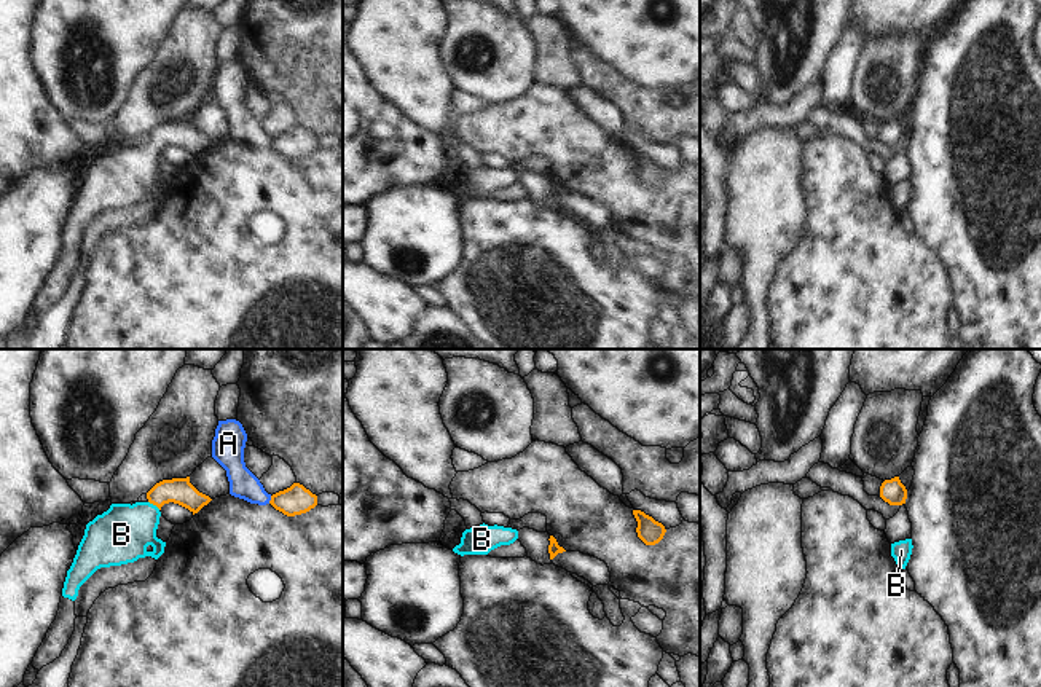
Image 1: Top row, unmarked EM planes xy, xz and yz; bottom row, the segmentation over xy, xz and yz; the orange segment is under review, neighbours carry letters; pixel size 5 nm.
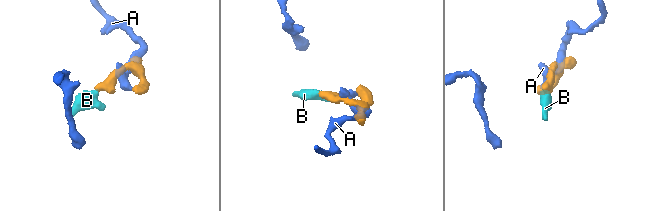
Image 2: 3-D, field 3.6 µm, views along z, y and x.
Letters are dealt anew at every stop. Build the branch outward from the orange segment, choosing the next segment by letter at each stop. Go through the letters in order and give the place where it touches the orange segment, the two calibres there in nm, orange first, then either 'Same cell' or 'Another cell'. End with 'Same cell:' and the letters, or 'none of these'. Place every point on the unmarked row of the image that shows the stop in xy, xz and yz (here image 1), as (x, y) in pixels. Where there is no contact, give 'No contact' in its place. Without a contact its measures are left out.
A: Touches orange at xy (271, 142). Thickness 150 nm (orange) against 140 nm. Another cell
B: Touches orange at xy (155, 147). Thickness 130 nm (orange) against 280 nm. Same cell
Same cell: B.

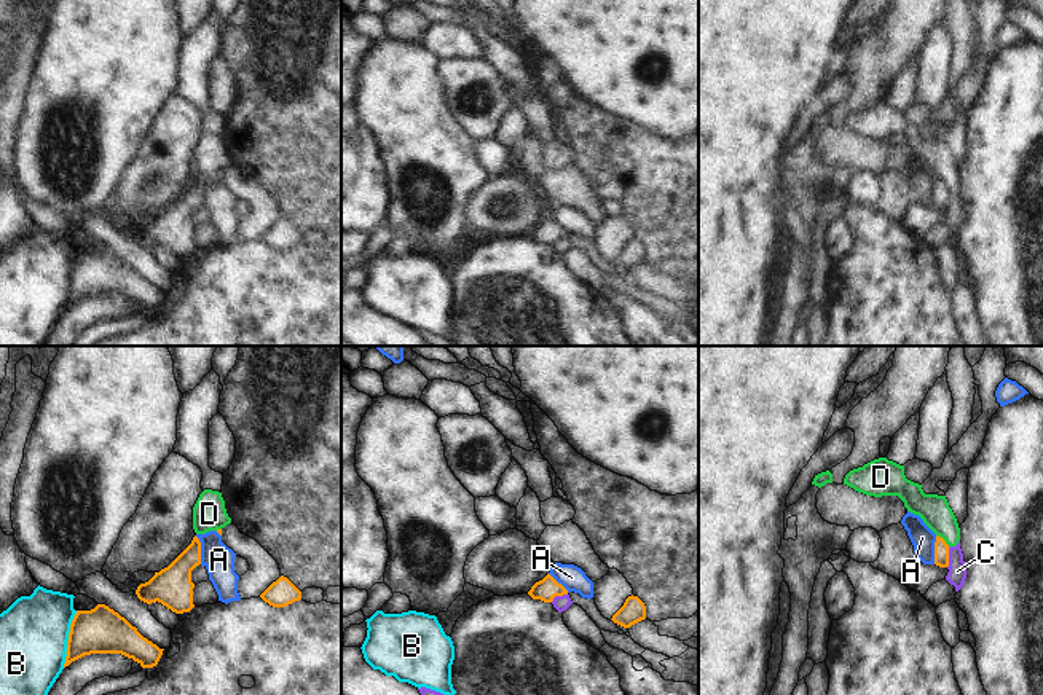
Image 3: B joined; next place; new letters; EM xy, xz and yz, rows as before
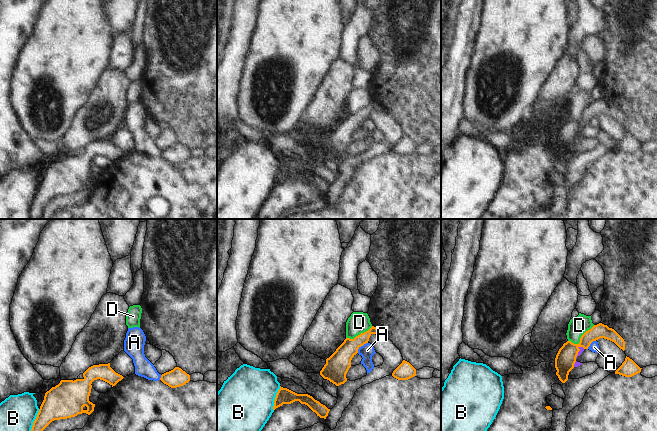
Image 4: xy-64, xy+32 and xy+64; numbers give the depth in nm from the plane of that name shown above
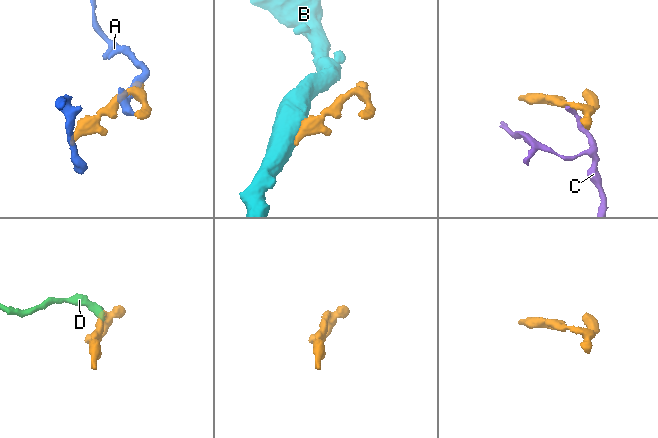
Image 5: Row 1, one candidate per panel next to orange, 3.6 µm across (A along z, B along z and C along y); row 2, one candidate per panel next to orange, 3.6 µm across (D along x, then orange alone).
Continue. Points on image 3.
A: Touches orange at xy (200, 193). Thickness 200 nm (orange) against 160 nm. Another cell
B: Touches orange at xy (69, 282). Thickness 240 nm (orange) against 360 nm. Another cell
C: Touches orange at yz (948, 200). Thickness 80 nm (orange) against 100 nm. Another cell
D: Touches orange at yz (943, 182). Thickness 80 nm (orange) against 150 nm. Another cell
Same cell: none of these.

